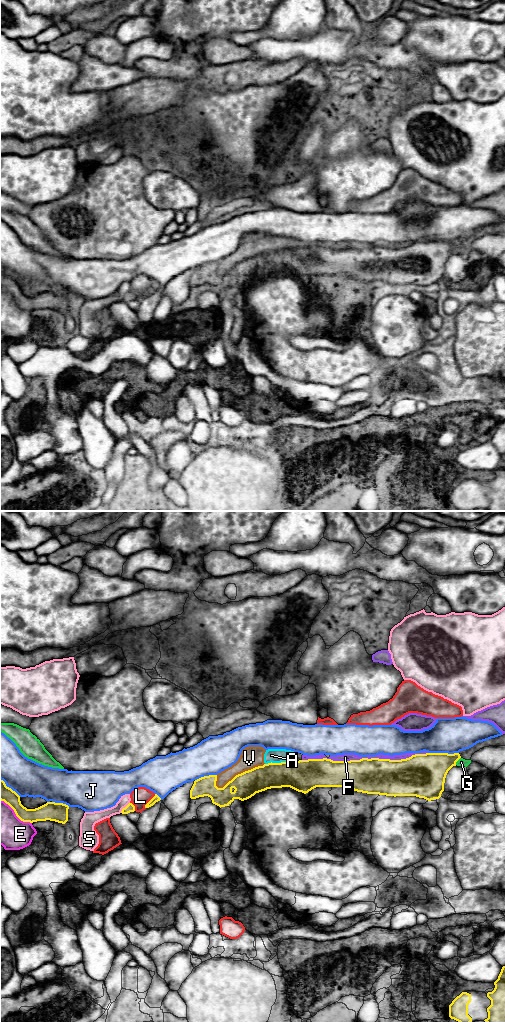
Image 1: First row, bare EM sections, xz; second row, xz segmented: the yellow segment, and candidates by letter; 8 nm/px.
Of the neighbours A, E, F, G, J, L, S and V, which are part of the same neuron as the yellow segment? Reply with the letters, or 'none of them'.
none of them

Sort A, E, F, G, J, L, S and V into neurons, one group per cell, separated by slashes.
A F V / E / G / J / L / S

